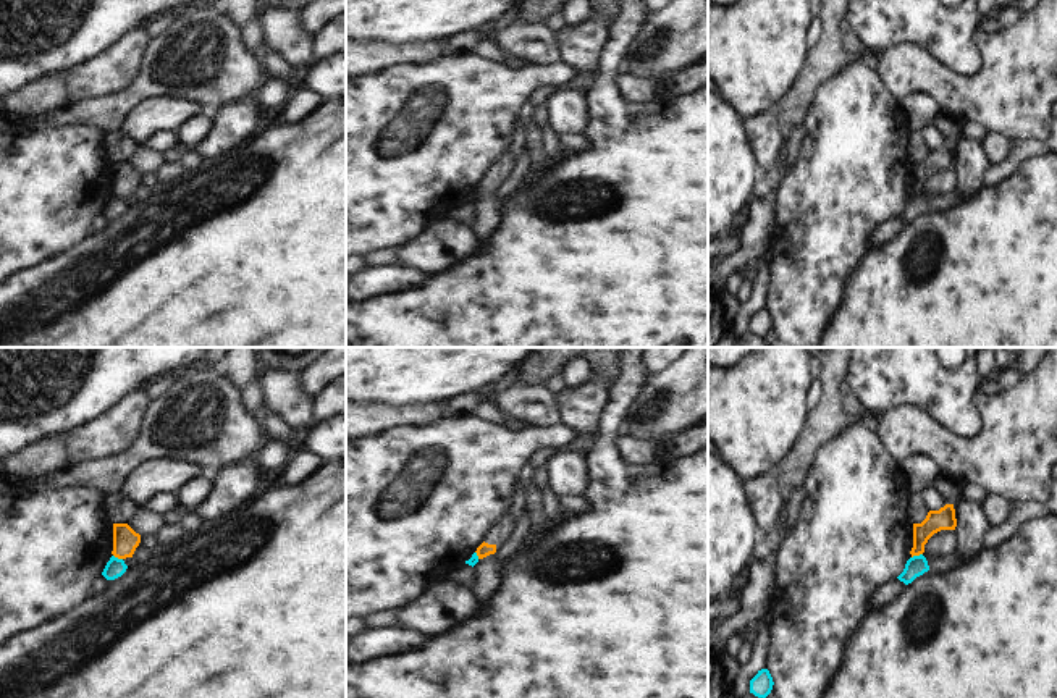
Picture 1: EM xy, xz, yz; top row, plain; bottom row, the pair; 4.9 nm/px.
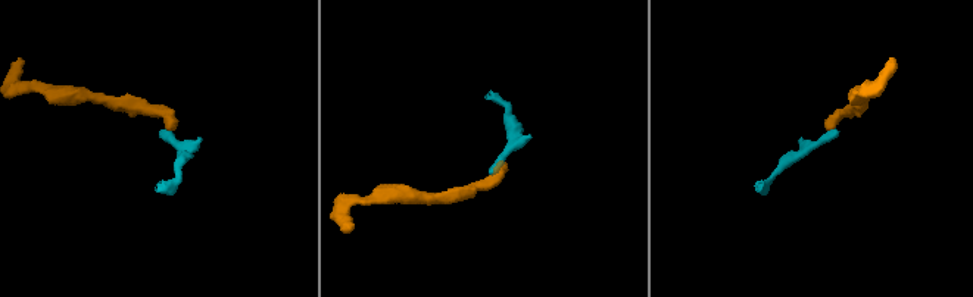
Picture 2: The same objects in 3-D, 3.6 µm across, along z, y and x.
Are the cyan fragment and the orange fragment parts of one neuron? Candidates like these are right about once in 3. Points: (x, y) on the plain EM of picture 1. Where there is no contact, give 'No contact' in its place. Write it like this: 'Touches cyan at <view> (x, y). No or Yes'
Touches cyan at yz (917, 194). No

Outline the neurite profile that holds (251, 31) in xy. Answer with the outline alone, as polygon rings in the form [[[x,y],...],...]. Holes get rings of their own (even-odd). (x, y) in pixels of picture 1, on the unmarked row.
[[[257,16],[246,19],[239,24],[241,40],[251,52],[262,50],[263,29]]]

